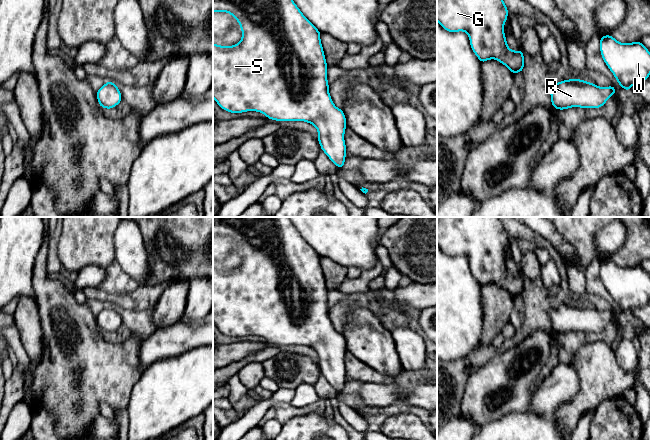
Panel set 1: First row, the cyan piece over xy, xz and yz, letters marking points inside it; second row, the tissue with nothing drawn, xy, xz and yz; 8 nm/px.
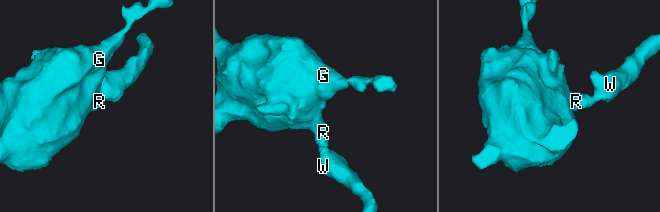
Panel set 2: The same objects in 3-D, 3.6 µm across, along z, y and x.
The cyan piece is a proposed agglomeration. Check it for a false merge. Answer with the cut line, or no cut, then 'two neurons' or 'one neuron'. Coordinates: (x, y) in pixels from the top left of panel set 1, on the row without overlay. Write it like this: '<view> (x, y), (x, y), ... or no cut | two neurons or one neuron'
no cut | one neuron

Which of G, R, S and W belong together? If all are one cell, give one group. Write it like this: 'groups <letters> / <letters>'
groups G R S W

